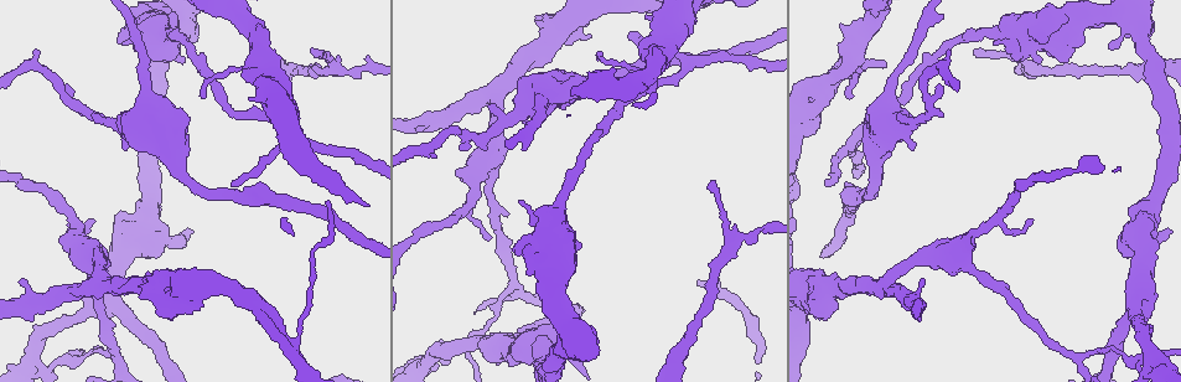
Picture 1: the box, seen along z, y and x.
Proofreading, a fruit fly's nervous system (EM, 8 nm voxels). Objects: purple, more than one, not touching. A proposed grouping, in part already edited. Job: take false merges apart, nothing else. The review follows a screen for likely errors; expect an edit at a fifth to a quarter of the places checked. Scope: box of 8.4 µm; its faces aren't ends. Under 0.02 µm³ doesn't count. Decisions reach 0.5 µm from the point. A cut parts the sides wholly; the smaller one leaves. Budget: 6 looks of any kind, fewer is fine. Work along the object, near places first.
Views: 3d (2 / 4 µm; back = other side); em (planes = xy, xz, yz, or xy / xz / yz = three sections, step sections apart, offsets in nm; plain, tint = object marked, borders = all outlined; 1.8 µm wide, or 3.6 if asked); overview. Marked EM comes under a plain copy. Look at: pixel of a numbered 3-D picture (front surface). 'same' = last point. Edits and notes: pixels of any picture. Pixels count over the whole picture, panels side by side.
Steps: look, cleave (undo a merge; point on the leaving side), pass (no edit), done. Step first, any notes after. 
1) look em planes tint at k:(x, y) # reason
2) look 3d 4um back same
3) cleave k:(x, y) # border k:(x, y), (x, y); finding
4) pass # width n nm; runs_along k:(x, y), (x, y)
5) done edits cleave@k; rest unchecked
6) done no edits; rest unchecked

look em xy step 4 tint at 1:(1034, 72) # a fork

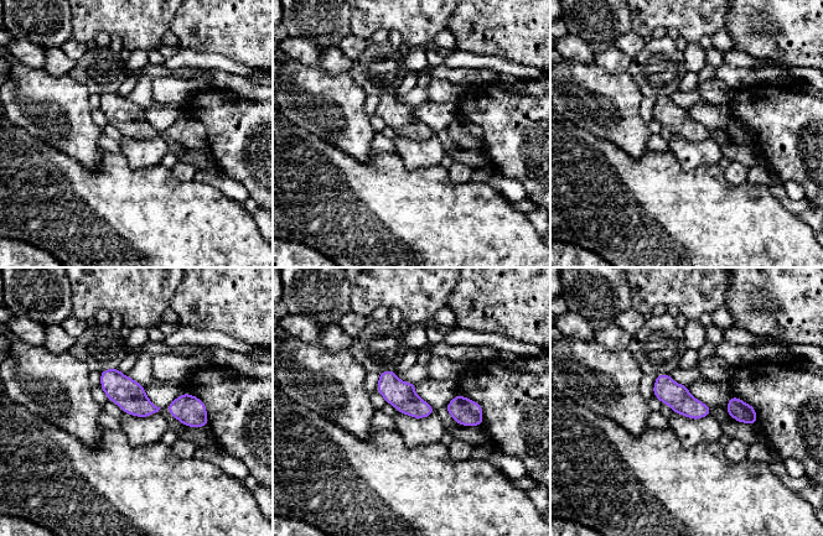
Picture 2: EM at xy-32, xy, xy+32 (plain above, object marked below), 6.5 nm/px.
look em planes borders same

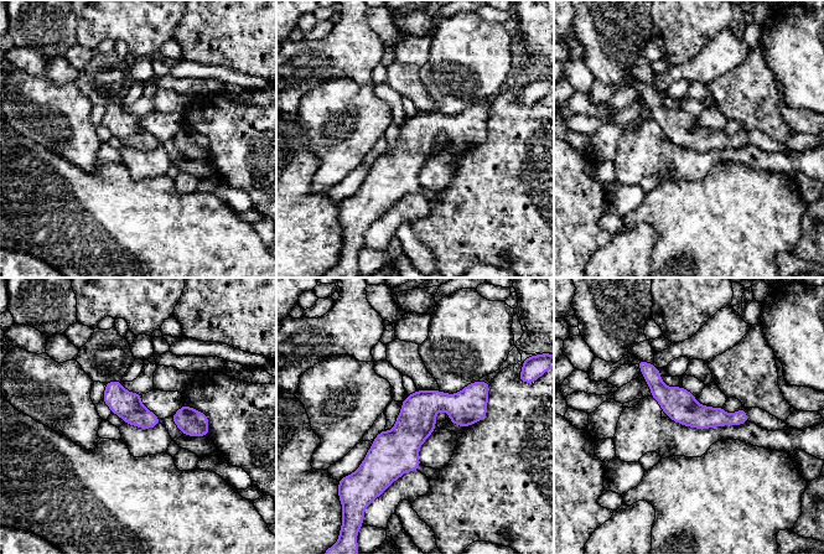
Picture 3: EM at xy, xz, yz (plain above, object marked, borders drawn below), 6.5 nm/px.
pass # runs_along 3:(485, 391), (436, 403), (362, 467); all the same neuron

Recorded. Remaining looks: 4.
look em planes tint at 1:(849, 57) # a fork

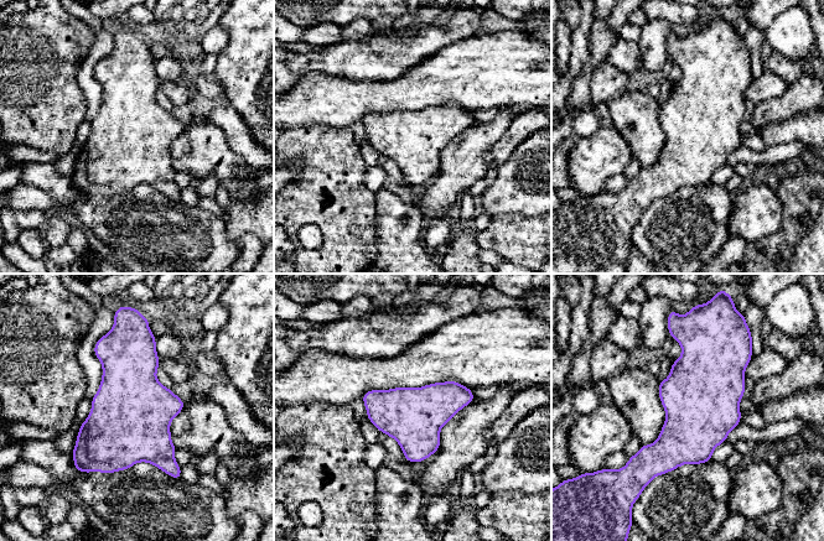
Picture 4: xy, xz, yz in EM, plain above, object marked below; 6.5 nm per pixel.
pass # continuous, no second neuron

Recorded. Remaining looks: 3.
look em planes tint at 1:(427, 357) # a fork

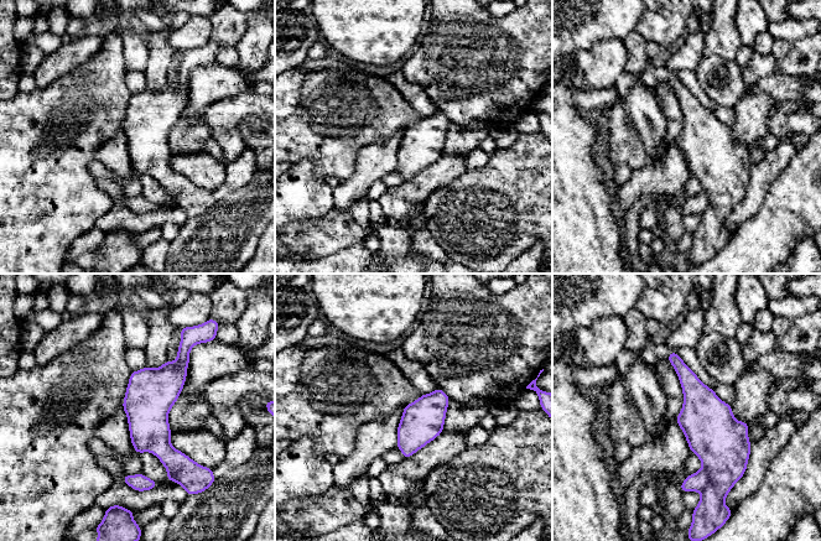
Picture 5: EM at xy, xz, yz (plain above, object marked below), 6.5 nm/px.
pass # continuous, no second neuron

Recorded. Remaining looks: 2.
done no edits; rest unchecked

